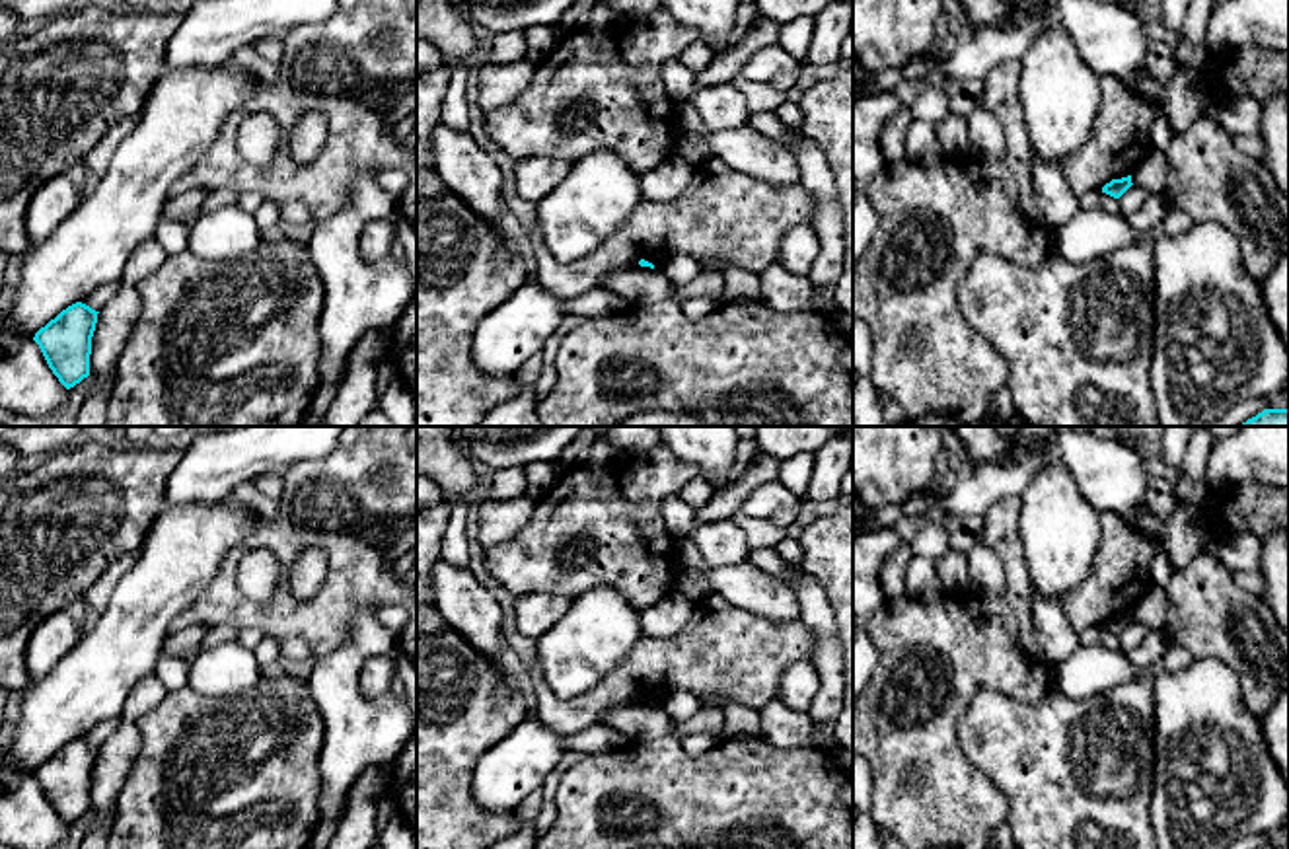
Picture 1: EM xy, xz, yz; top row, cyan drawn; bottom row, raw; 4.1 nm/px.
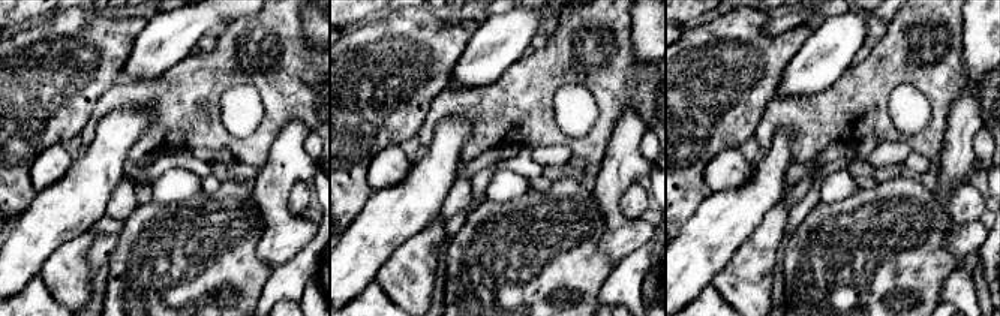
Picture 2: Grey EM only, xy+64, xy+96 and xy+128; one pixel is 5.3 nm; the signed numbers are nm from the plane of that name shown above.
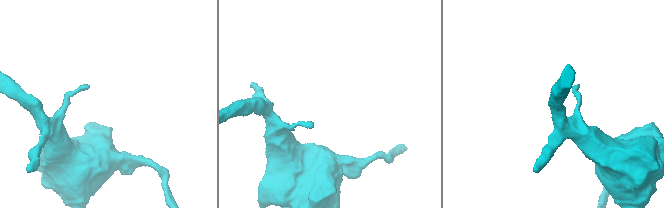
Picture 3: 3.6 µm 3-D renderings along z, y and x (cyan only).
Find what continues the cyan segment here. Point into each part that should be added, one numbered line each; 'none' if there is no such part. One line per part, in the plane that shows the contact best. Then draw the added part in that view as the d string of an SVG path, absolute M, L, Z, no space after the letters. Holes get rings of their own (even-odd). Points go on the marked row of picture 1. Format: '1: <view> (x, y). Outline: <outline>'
none

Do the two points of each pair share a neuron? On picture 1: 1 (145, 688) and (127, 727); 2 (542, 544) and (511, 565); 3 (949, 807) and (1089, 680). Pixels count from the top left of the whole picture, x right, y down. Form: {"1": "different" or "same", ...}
{"1": "same", "2": "same", "3": "different"}

